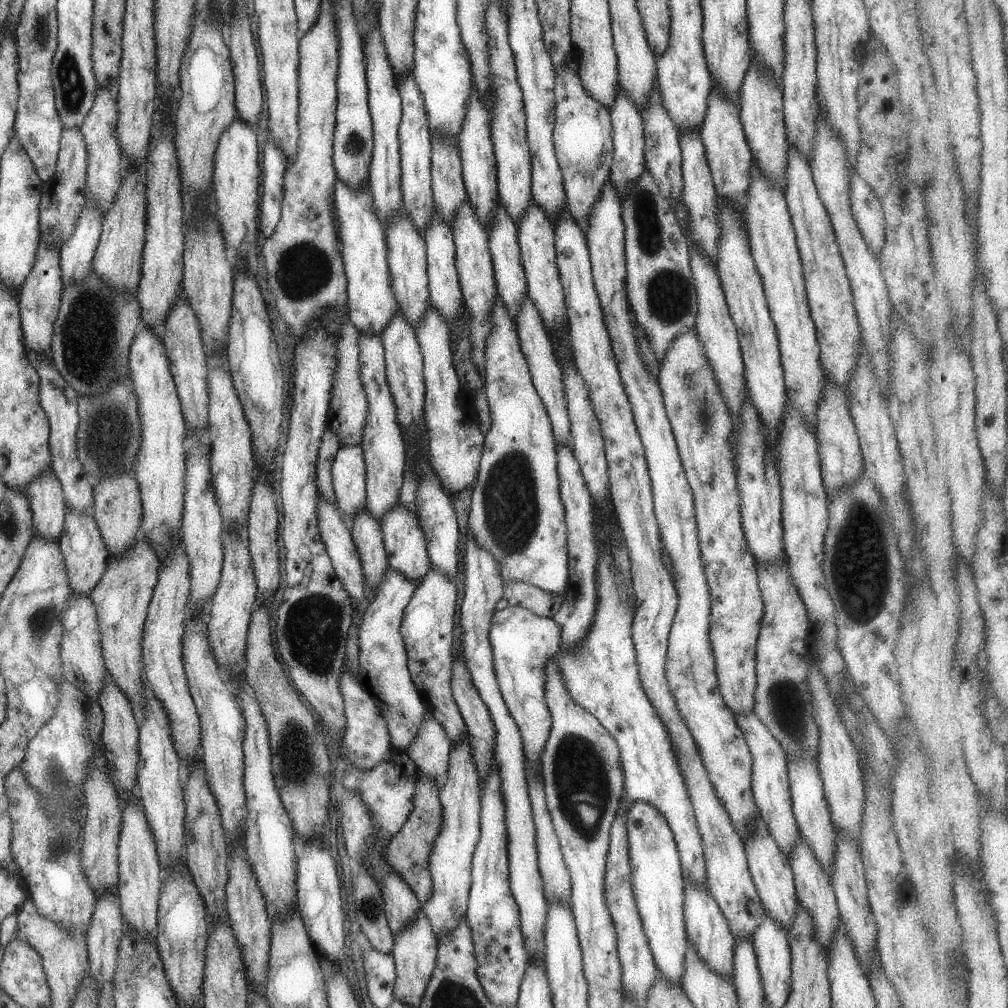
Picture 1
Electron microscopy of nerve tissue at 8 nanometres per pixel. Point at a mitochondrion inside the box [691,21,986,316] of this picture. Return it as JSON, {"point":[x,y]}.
{"point":[886,108]}

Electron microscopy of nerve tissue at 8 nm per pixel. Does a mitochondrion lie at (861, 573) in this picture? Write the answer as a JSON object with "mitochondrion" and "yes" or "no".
{"mitochondrion":"yes"}

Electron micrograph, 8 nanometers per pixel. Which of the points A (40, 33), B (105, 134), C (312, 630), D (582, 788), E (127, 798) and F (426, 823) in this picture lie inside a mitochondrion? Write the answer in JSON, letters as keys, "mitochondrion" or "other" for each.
{"A":"mitochondrion","B":"other","C":"mitochondrion","D":"mitochondrion","E":"other","F":"mitochondrion"}

